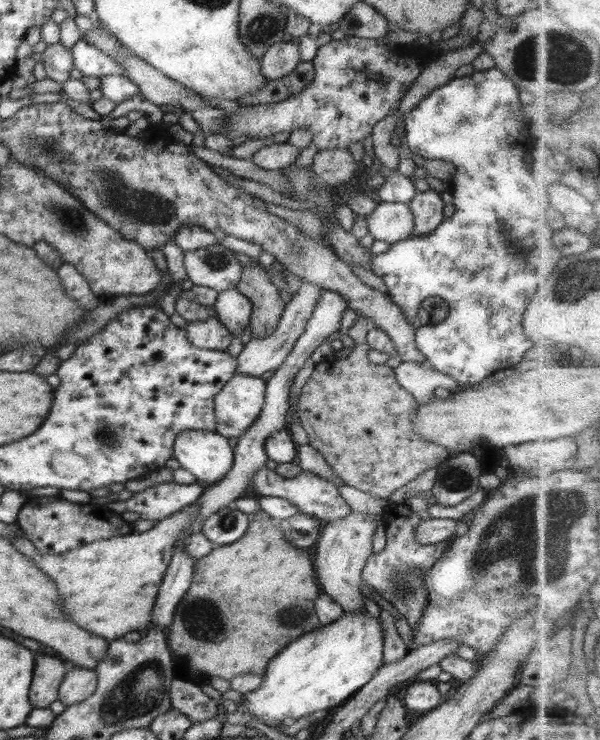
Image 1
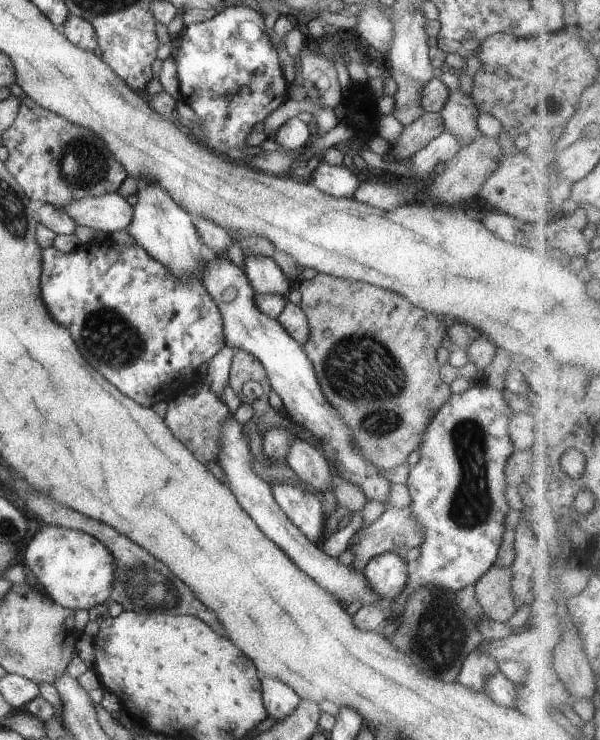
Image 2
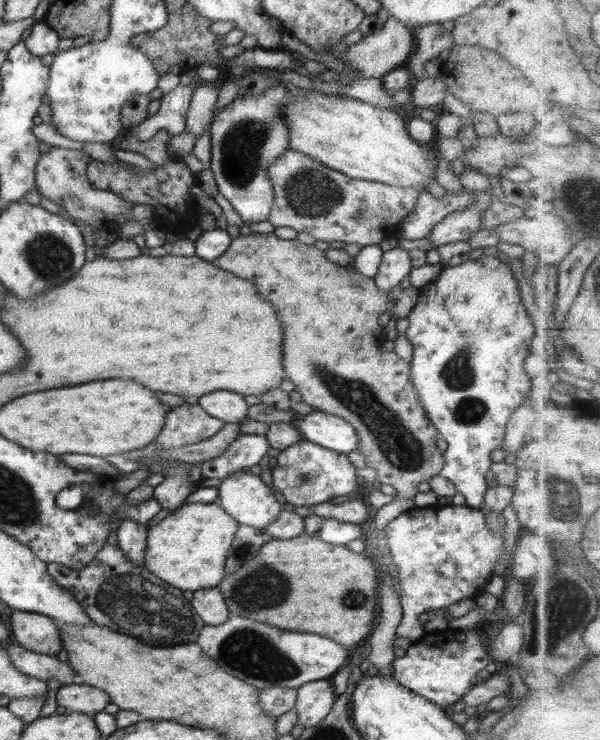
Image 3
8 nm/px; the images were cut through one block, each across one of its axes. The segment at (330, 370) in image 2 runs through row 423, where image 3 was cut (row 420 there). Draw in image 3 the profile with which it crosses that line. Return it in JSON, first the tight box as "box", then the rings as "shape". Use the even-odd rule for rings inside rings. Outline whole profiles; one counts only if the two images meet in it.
{"box":[211,233,444,500],"shape":[[[252,233],[250,236],[240,235],[238,238],[233,238],[226,252],[218,258],[211,261],[214,266],[231,272],[232,275],[249,281],[256,286],[264,298],[274,306],[278,318],[282,320],[282,330],[284,330],[284,343],[282,343],[282,366],[284,366],[285,376],[293,382],[295,391],[300,394],[302,401],[314,407],[316,411],[322,411],[326,414],[343,418],[346,422],[350,422],[358,434],[358,452],[364,456],[366,467],[372,468],[376,472],[376,481],[382,484],[388,484],[396,489],[397,496],[413,500],[414,496],[419,492],[417,485],[419,483],[429,481],[430,478],[437,476],[440,469],[444,467],[444,454],[436,445],[436,440],[439,438],[438,429],[432,424],[432,421],[426,417],[426,410],[422,409],[420,401],[418,401],[418,389],[414,389],[414,383],[410,381],[411,366],[409,362],[402,360],[394,352],[383,352],[382,345],[387,340],[384,327],[378,323],[382,314],[392,314],[396,318],[407,318],[410,310],[416,306],[416,300],[420,296],[420,289],[403,284],[390,289],[390,294],[384,293],[382,289],[376,286],[372,278],[364,276],[356,270],[354,264],[340,266],[326,259],[326,252],[317,248],[314,245],[302,243],[299,239],[285,240],[279,238],[273,233],[261,234]]]}

